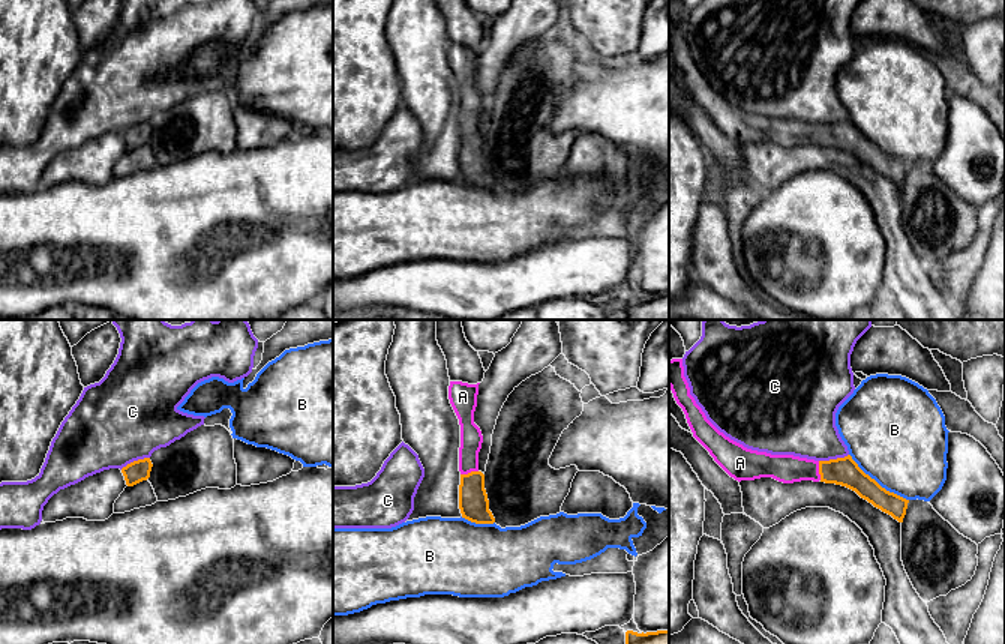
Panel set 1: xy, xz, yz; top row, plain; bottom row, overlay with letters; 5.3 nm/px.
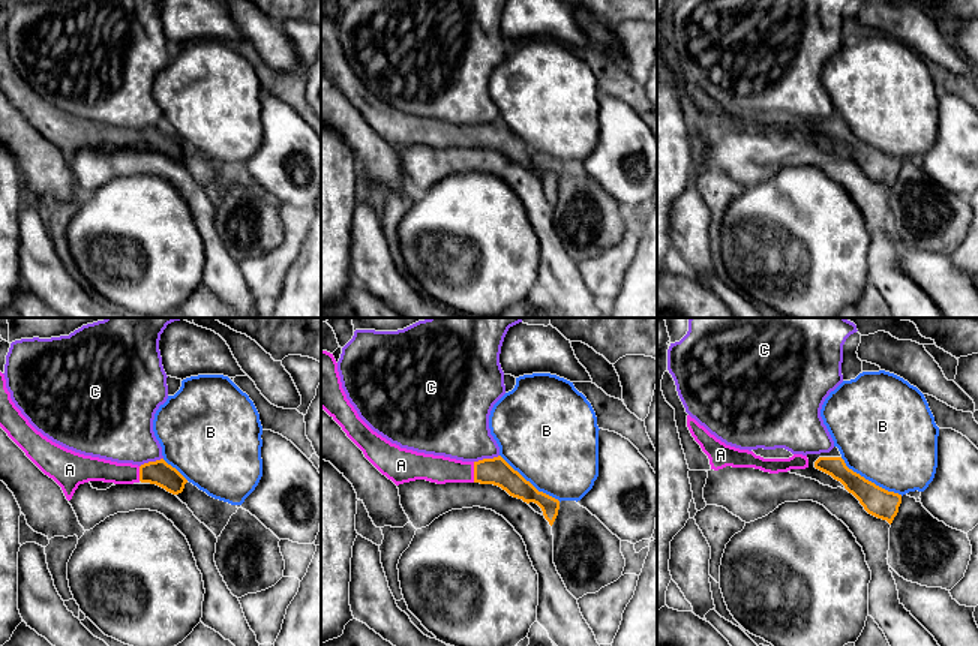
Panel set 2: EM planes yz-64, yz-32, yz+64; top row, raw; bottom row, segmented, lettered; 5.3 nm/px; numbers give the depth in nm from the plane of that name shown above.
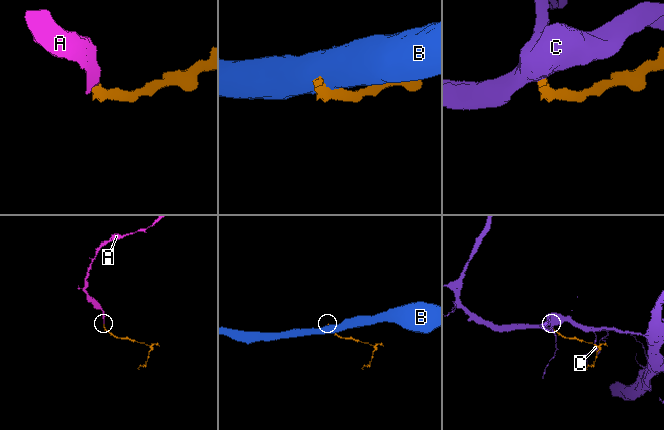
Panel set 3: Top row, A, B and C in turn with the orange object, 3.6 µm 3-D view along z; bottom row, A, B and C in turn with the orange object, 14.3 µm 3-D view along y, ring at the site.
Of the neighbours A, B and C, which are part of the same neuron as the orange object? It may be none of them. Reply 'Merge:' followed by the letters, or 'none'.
Merge: A

